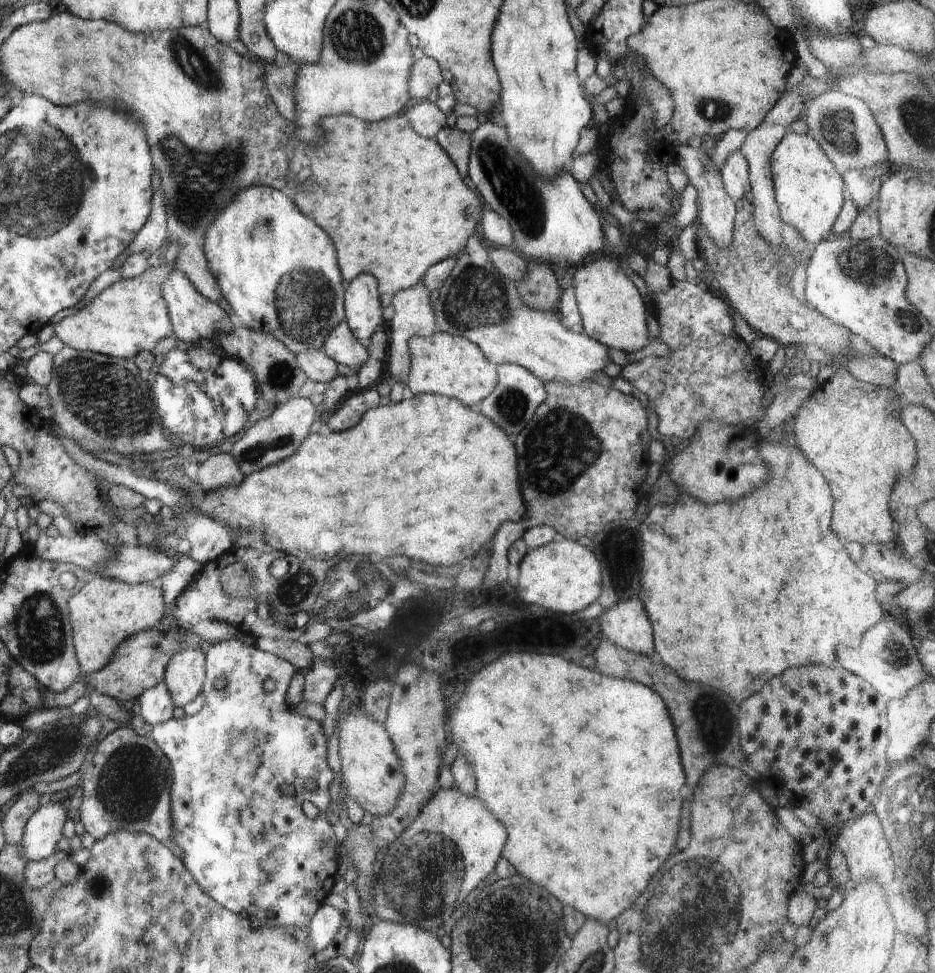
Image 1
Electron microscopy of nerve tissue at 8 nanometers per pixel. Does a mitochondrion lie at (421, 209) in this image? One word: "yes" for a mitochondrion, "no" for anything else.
no

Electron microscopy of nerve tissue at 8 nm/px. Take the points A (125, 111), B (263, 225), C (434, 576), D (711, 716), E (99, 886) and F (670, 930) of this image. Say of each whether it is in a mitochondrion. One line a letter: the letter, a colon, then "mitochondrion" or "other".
A: other
B: mitochondrion
C: other
D: mitochondrion
E: other
F: mitochondrion

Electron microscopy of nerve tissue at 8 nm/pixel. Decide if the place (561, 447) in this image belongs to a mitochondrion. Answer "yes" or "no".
yes

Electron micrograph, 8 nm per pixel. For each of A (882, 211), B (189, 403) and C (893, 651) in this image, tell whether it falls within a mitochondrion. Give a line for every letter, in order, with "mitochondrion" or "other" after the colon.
A: other
B: mitochondrion
C: mitochondrion

